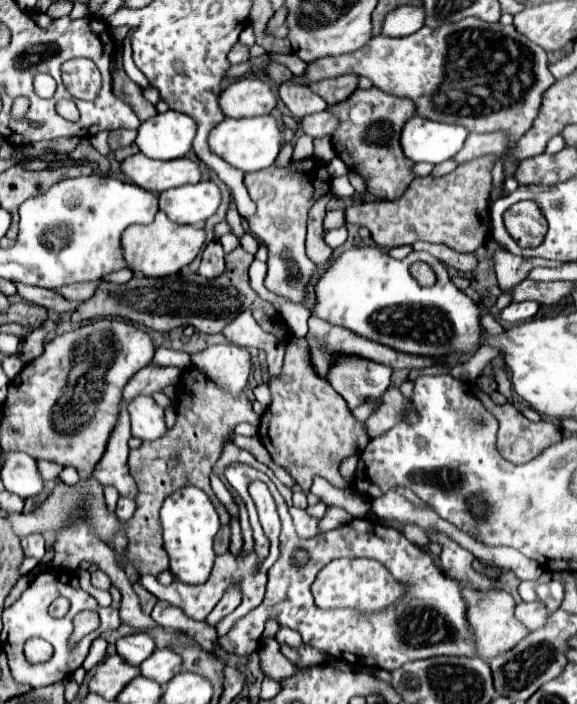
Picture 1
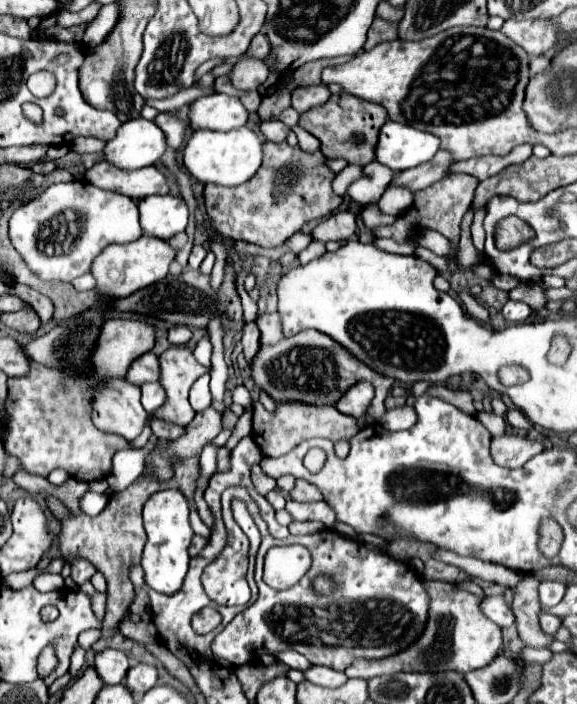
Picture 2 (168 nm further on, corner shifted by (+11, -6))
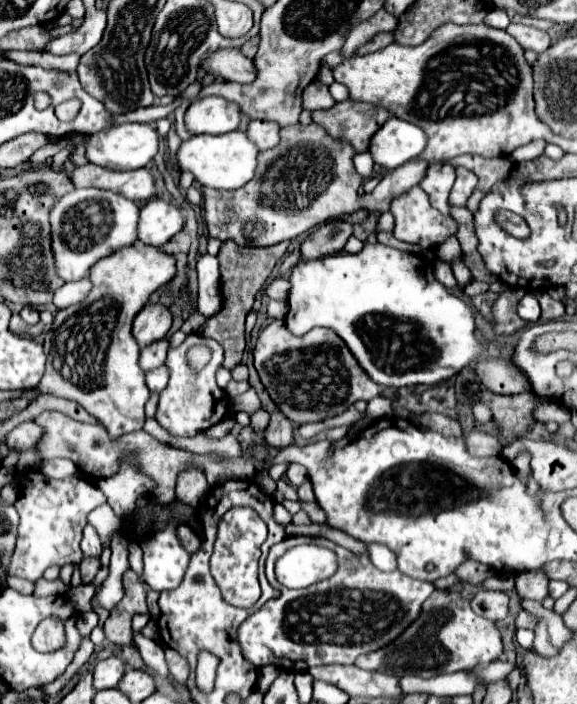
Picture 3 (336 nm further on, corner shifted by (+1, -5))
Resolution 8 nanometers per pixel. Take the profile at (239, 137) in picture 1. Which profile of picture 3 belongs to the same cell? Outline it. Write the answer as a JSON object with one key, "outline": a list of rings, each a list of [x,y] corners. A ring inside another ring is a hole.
{"outline":[[[230,131],[224,135],[192,135],[178,149],[178,163],[182,171],[192,171],[200,185],[212,189],[238,189],[244,187],[258,167],[258,147],[246,139],[244,131]]]}

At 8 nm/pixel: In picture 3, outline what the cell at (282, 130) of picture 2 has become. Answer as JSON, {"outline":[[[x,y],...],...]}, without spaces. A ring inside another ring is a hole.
{"outline":[[[252,121],[248,125],[248,137],[260,147],[260,151],[270,149],[274,145],[280,143],[280,127],[278,123],[270,123],[270,121]]]}

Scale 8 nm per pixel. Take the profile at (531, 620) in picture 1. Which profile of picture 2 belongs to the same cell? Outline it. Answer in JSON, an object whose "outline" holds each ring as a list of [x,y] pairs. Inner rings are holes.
{"outline":[[[484,596],[480,610],[486,618],[490,618],[500,628],[508,628],[514,624],[514,614],[502,596]]]}

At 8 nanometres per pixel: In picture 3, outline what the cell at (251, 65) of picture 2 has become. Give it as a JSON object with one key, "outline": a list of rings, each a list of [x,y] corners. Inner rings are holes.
{"outline":[[[240,49],[216,51],[214,55],[210,55],[210,59],[206,59],[202,63],[202,67],[206,71],[214,73],[216,77],[222,77],[222,79],[234,81],[234,83],[242,83],[242,85],[252,83],[258,75],[254,61],[244,57]]]}

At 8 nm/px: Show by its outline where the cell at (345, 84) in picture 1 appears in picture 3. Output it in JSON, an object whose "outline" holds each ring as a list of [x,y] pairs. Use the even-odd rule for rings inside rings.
{"outline":[[[314,81],[310,83],[310,87],[306,87],[306,91],[302,93],[302,107],[308,111],[316,111],[316,109],[330,109],[336,101],[332,99],[328,85]]]}

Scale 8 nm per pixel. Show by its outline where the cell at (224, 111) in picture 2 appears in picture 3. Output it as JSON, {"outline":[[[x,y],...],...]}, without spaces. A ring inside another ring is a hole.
{"outline":[[[206,97],[194,101],[186,109],[186,129],[192,135],[222,135],[238,129],[240,125],[240,107],[222,97]]]}

